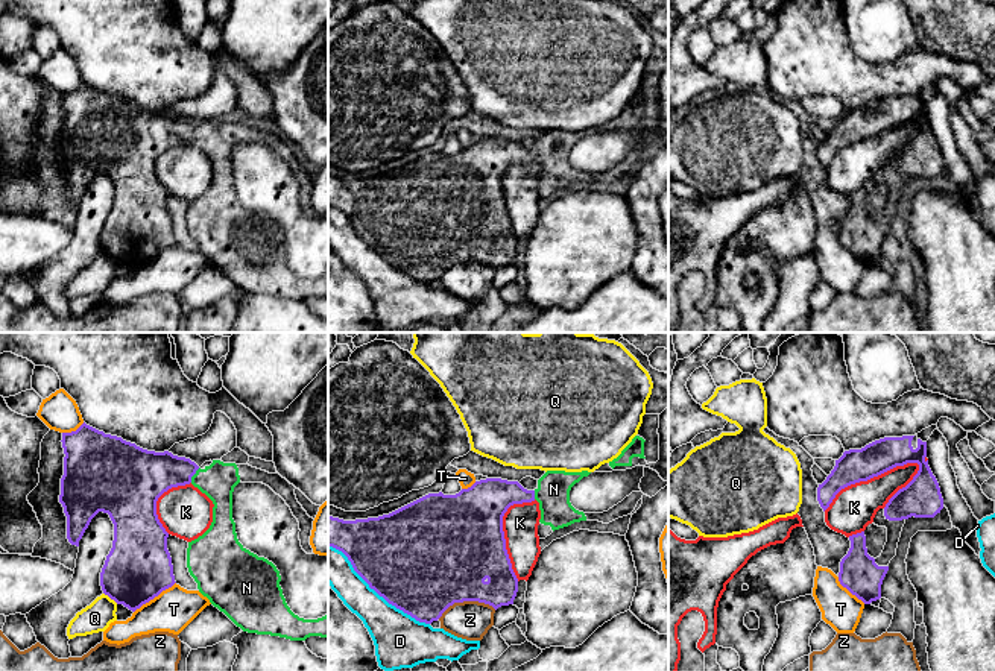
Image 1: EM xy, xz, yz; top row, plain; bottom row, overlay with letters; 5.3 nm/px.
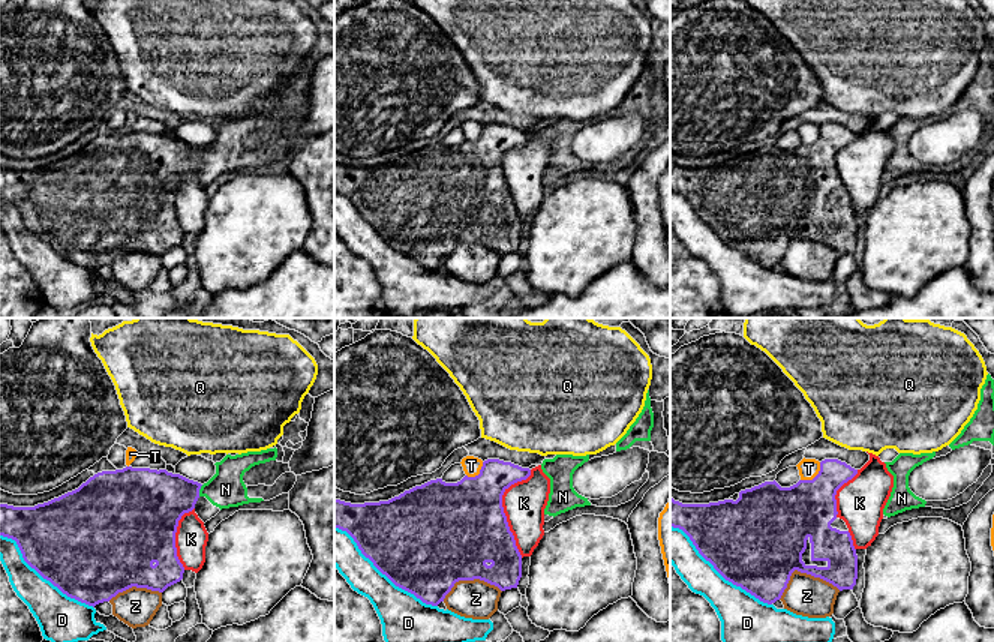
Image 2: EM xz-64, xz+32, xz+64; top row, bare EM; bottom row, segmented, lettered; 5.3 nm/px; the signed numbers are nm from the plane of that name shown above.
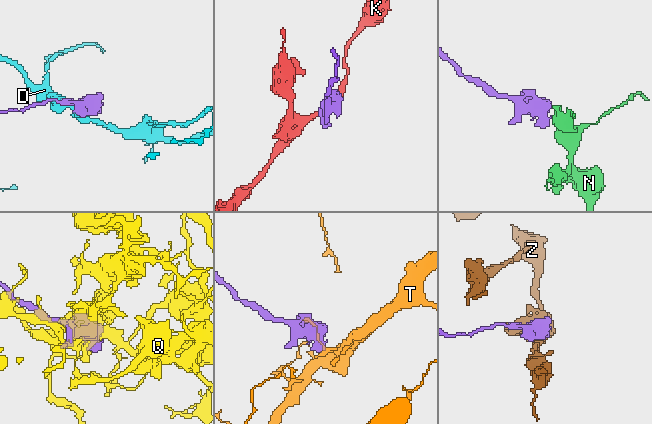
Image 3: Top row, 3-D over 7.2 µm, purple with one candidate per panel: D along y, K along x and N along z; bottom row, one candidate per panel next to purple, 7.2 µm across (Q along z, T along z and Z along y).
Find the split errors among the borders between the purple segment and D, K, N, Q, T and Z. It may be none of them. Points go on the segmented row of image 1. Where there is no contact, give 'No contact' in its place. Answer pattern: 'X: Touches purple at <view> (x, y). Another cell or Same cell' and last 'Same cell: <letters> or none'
D: Touches purple at xz (375, 591). Another cell
K: Touches purple at yz (869, 478). Another cell
N: Touches purple at xy (193, 474). Same cell
Q: Touches purple at xy (111, 598). Another cell
T: Touches purple at xy (154, 597). Another cell
Z: Touches purple at xz (467, 600). Another cell
Same cell: N

